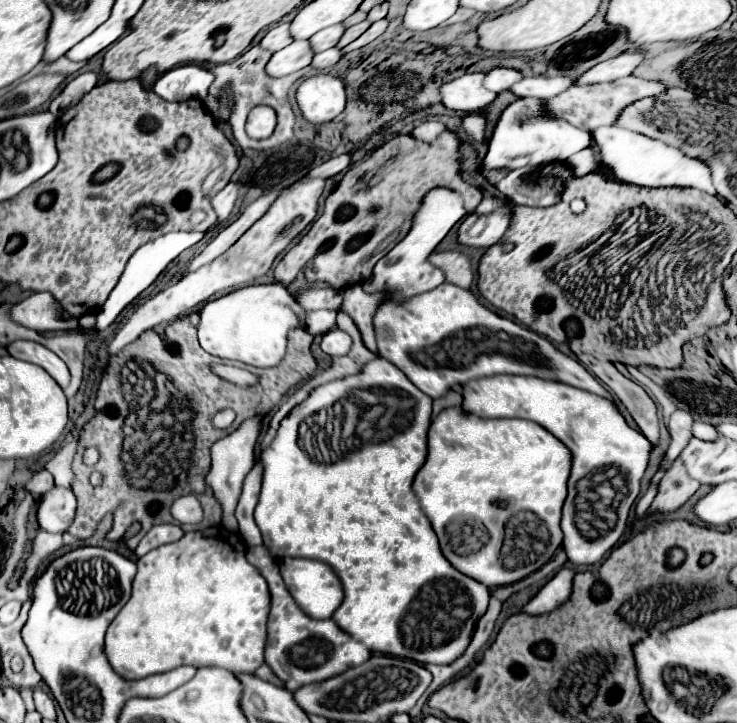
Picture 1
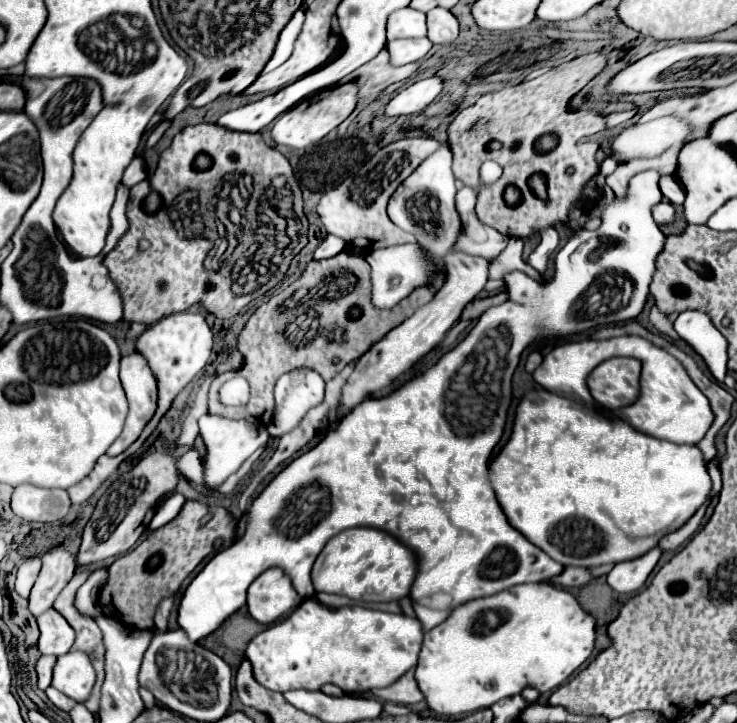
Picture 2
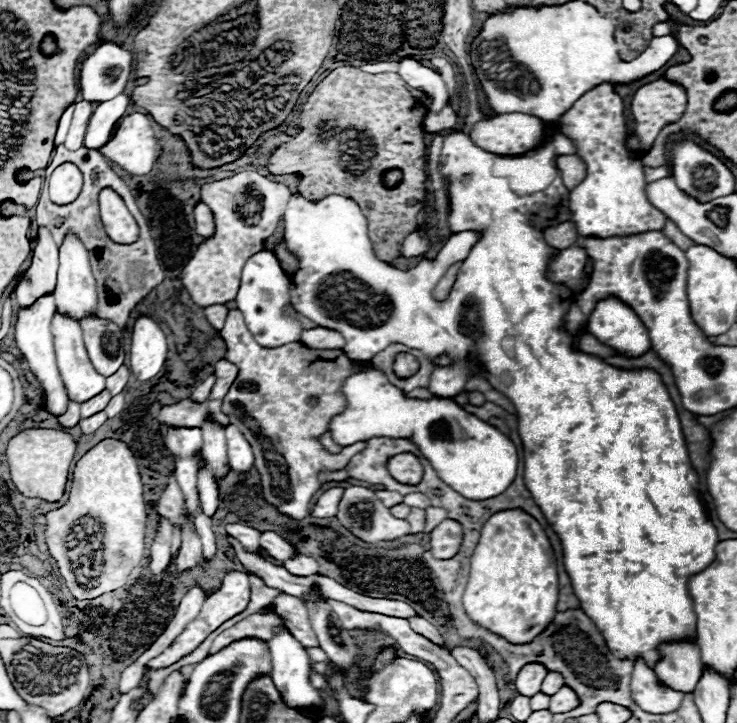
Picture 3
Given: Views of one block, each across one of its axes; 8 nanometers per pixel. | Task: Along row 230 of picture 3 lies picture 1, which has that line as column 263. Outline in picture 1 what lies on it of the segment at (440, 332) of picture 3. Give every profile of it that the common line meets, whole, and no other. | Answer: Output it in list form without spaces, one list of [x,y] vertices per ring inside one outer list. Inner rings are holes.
[[[256,284],[206,302],[200,310],[200,322],[196,330],[198,342],[208,354],[240,360],[258,368],[270,368],[280,364],[284,358],[288,332],[302,324],[304,310],[282,284]],[[376,354],[376,358],[370,360],[360,374],[350,376],[350,378],[342,378],[342,380],[334,380],[334,382],[328,382],[324,386],[318,386],[302,402],[302,406],[296,406],[294,412],[290,412],[290,416],[286,416],[281,421],[272,444],[260,454],[260,460],[264,462],[264,466],[262,466],[260,460],[256,460],[254,468],[244,478],[242,496],[240,496],[238,506],[236,506],[236,520],[238,520],[238,526],[240,526],[240,536],[246,542],[246,546],[262,544],[262,538],[264,538],[264,544],[266,544],[266,548],[270,548],[270,554],[274,558],[300,556],[300,558],[320,560],[320,562],[328,564],[334,570],[334,574],[340,578],[342,590],[344,590],[344,600],[342,600],[340,608],[332,614],[332,620],[346,634],[350,634],[354,640],[368,646],[370,652],[408,658],[408,660],[414,660],[414,662],[420,662],[420,664],[450,664],[458,656],[462,656],[462,652],[470,644],[476,622],[486,612],[486,606],[490,602],[490,590],[484,584],[478,584],[476,580],[470,580],[468,576],[462,576],[442,556],[442,552],[438,548],[438,538],[434,536],[434,530],[430,528],[430,522],[424,516],[424,512],[422,512],[422,508],[420,508],[420,504],[418,504],[418,500],[412,492],[412,480],[414,480],[416,472],[420,470],[420,466],[426,462],[426,454],[428,454],[426,440],[428,440],[430,416],[432,416],[432,398],[426,396],[422,390],[418,390],[406,378],[406,374],[402,370],[398,370],[398,366],[388,362],[384,356]],[[302,440],[306,440],[306,444],[312,444],[312,456],[300,446]]]

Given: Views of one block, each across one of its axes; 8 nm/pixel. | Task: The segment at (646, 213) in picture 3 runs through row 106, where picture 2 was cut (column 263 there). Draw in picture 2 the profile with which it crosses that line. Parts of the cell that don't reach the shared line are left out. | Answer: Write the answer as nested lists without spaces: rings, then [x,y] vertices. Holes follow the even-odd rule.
[[[276,566],[264,570],[248,588],[248,612],[252,614],[254,620],[258,620],[262,624],[272,624],[272,622],[280,620],[282,616],[286,616],[288,612],[298,608],[300,602],[302,602],[302,596],[294,590],[290,576],[282,568],[276,568]]]

